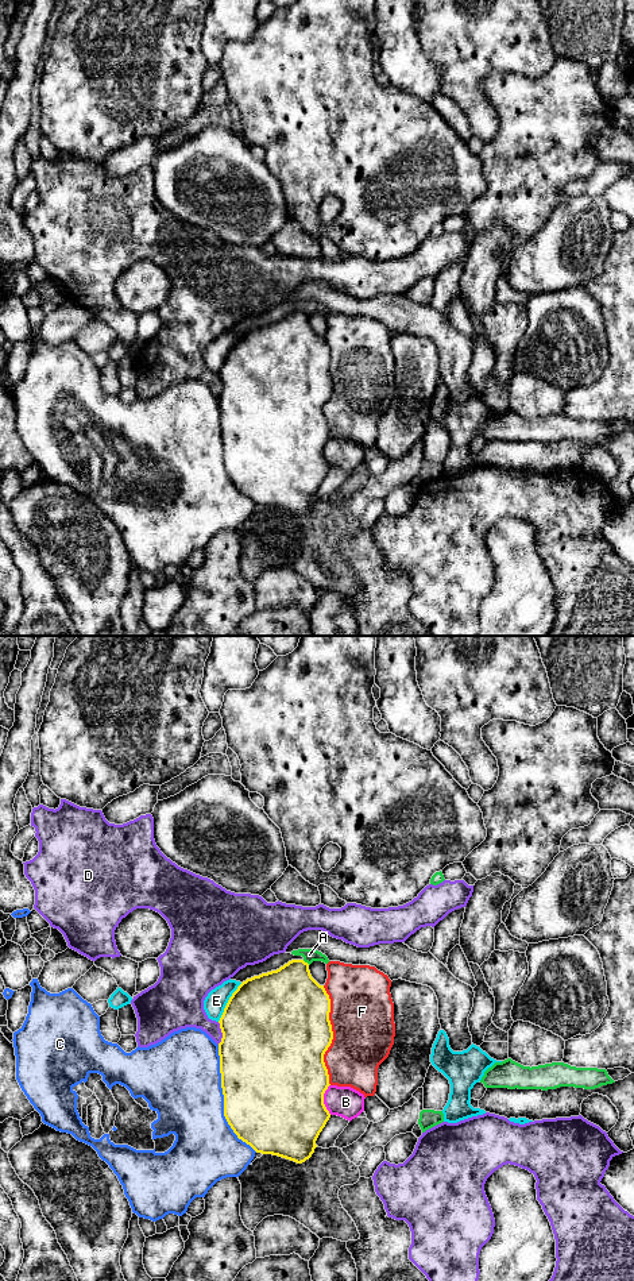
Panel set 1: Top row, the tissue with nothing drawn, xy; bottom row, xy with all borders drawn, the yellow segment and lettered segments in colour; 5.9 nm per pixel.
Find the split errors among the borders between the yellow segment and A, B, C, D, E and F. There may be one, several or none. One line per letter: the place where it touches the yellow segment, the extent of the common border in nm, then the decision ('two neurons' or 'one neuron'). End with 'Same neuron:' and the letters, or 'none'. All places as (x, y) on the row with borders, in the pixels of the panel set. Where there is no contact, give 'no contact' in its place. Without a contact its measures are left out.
A: contact xy (306, 963); length 50 nm; two neurons
B: contact xy (323, 1099); length 180 nm; two neurons
C: contact xy (224, 1100); length 700 nm; two neurons
D: contact xy (221, 1031); length 140 nm; two neurons
E: contact xy (228, 1002); length 280 nm; two neurons
F: contact xy (332, 1036); length 600 nm; two neurons
Same neuron: none

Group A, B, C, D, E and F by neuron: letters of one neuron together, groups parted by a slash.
A / B / C / D / E / F

